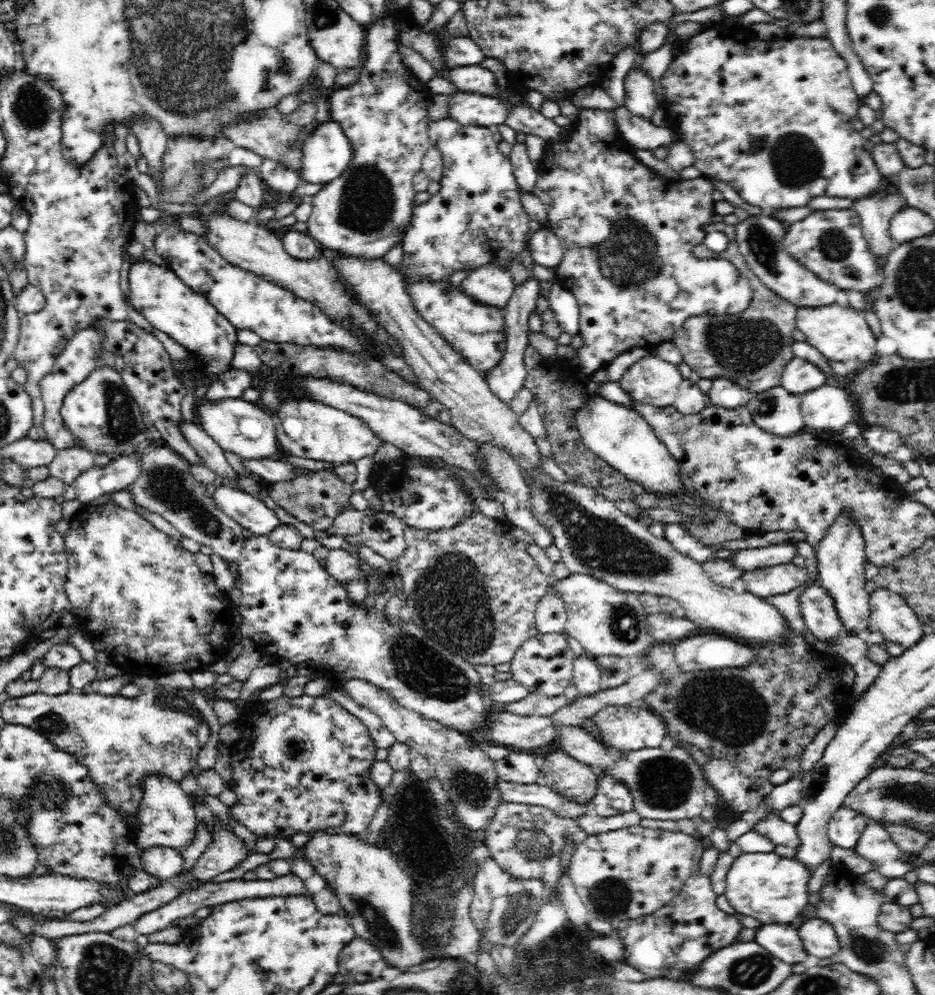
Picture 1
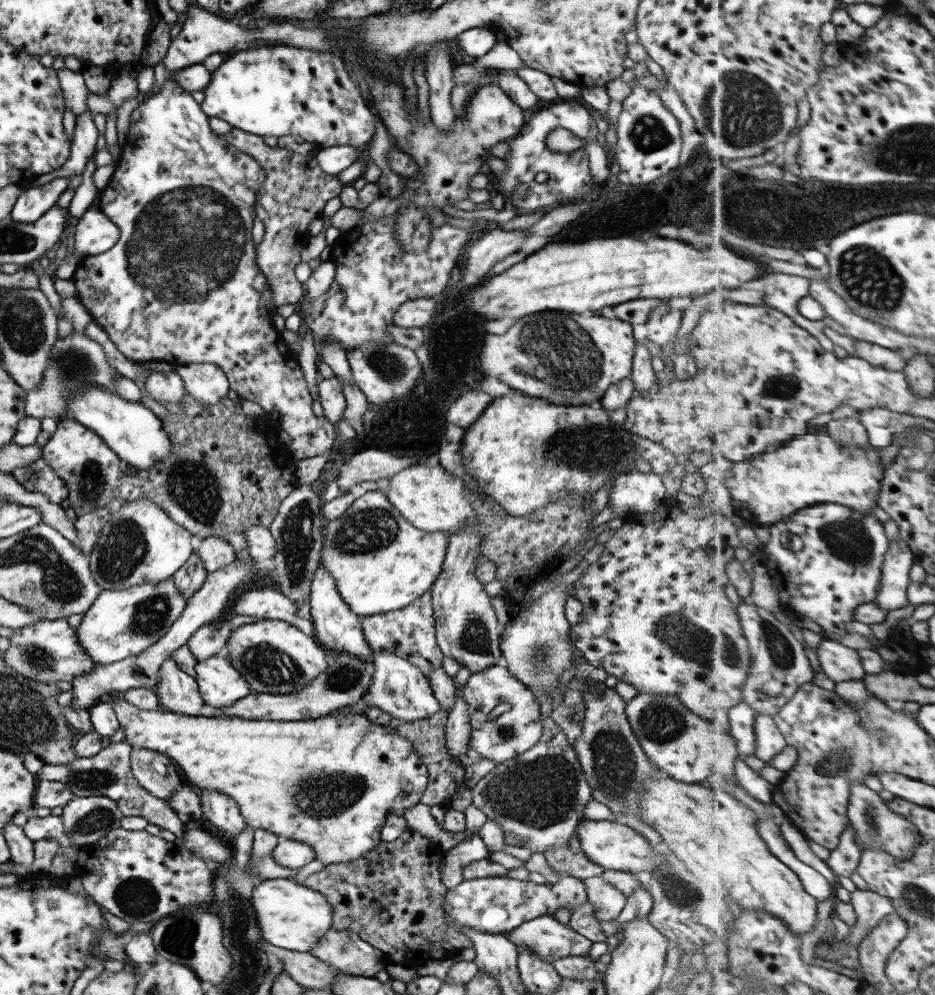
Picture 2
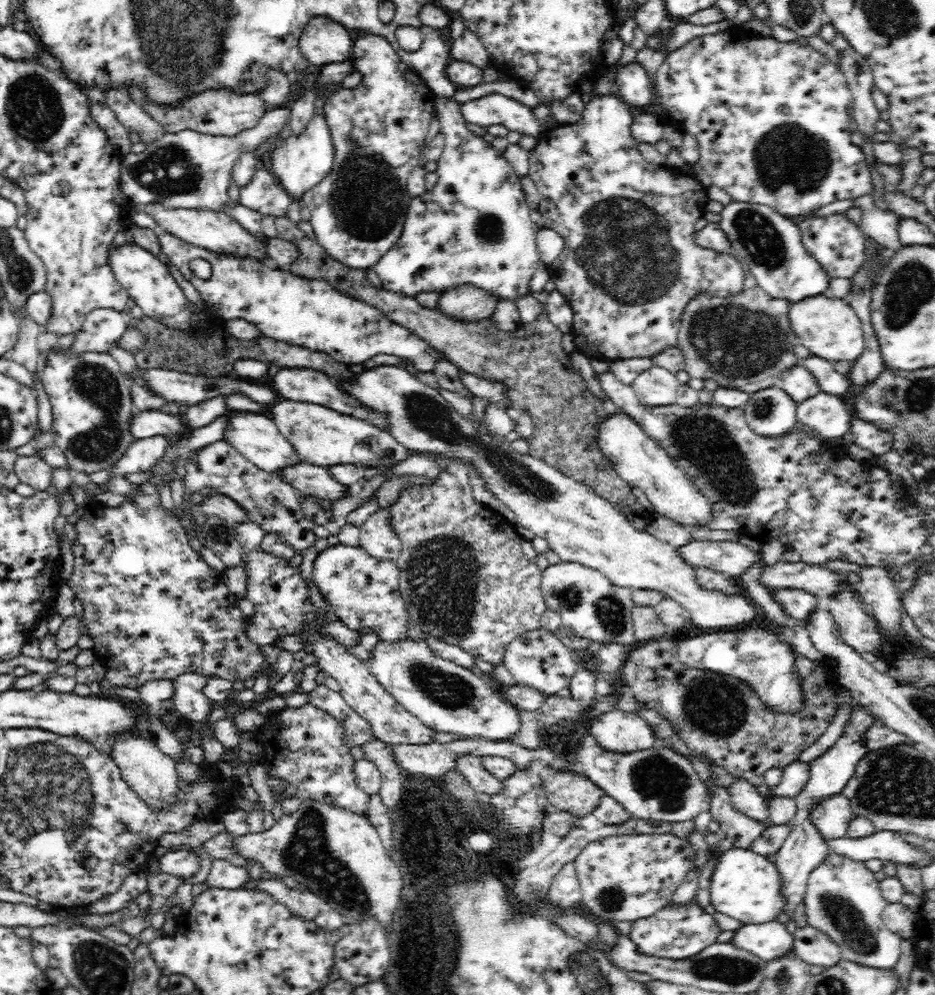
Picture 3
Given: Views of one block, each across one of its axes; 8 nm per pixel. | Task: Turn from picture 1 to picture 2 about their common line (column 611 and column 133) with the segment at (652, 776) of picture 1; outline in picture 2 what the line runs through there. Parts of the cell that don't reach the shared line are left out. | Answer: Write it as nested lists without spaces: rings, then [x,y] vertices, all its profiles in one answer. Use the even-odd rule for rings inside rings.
[[[134,745],[130,760],[132,774],[140,786],[156,798],[168,801],[174,787],[182,782],[177,765],[162,753]]]

